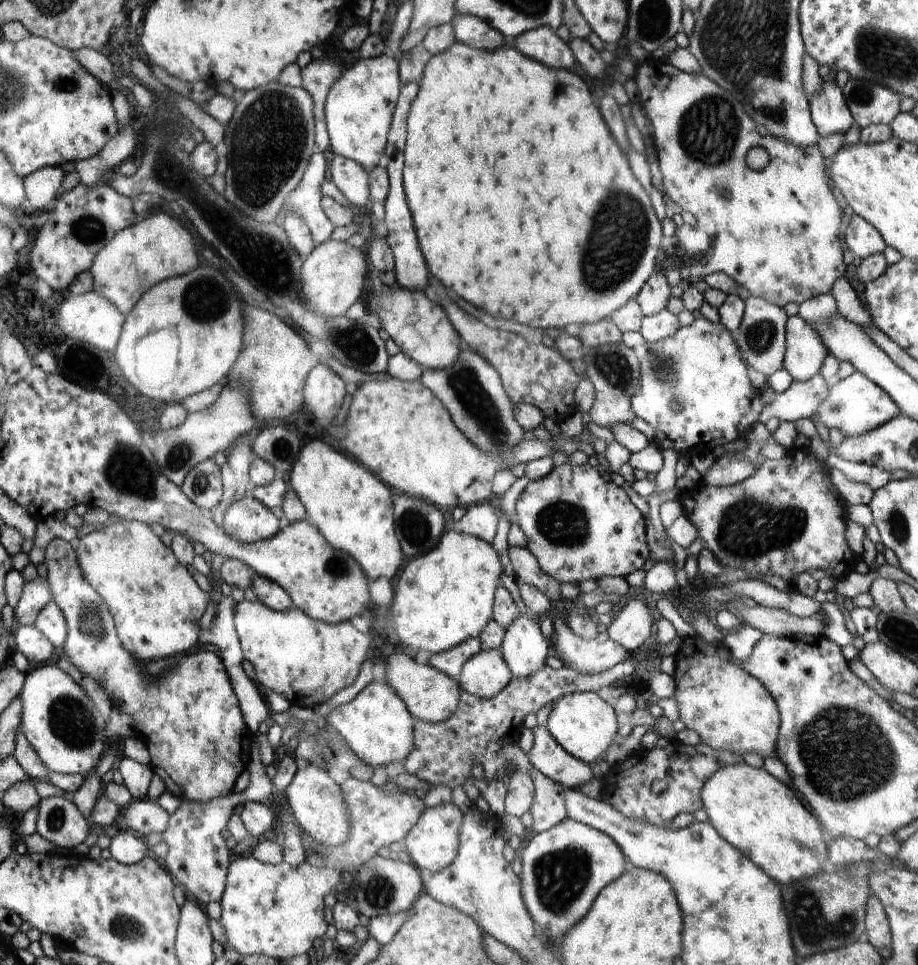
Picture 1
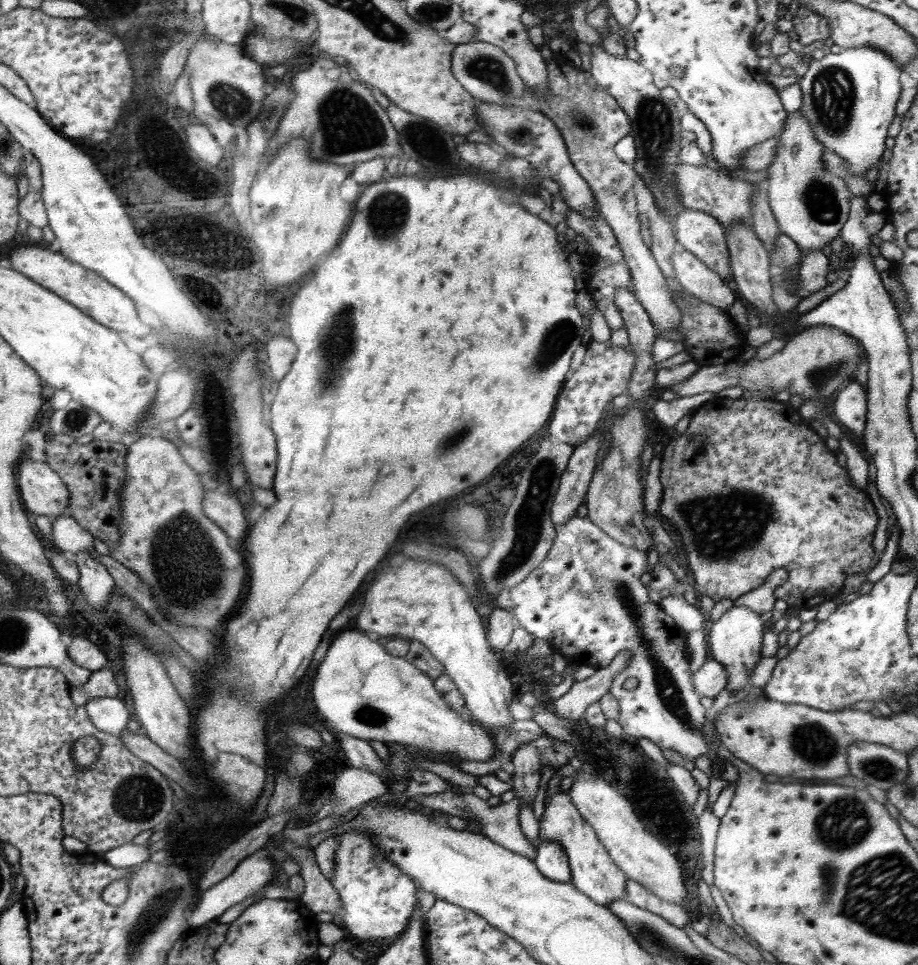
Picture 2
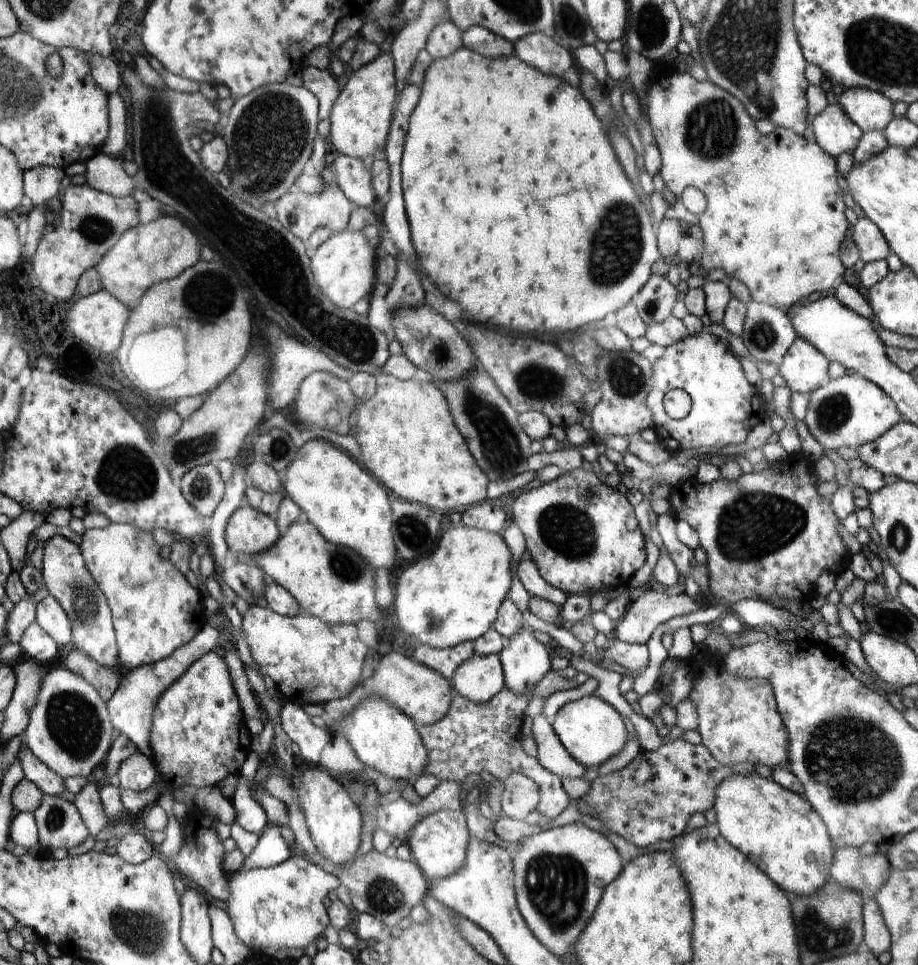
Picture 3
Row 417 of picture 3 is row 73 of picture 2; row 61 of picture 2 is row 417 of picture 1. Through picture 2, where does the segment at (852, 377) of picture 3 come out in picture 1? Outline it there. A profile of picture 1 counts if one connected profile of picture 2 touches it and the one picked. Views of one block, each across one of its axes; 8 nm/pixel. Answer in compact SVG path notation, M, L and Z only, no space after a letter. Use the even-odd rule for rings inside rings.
M856 371L842 380L829 384L828 398L814 410L810 420L827 440L832 429L839 430L843 436L860 436L864 432L870 432L874 428L894 420L900 414L896 402L888 396L885 390L868 380L865 374Z

